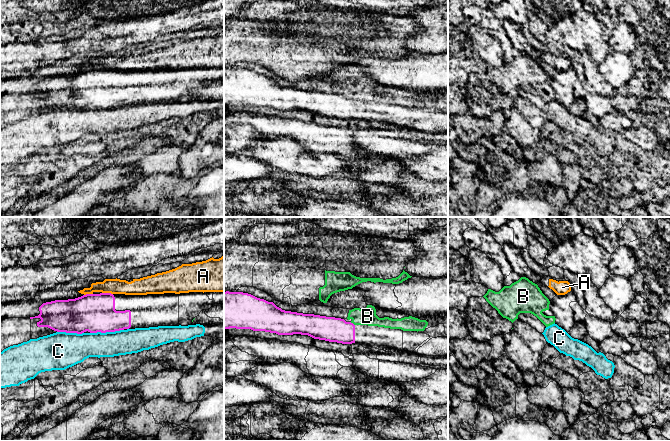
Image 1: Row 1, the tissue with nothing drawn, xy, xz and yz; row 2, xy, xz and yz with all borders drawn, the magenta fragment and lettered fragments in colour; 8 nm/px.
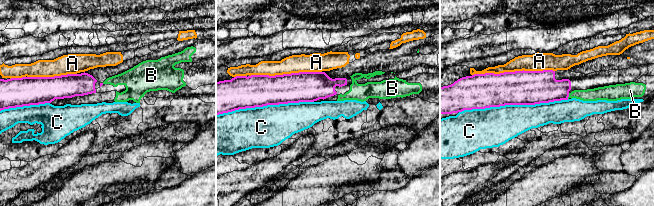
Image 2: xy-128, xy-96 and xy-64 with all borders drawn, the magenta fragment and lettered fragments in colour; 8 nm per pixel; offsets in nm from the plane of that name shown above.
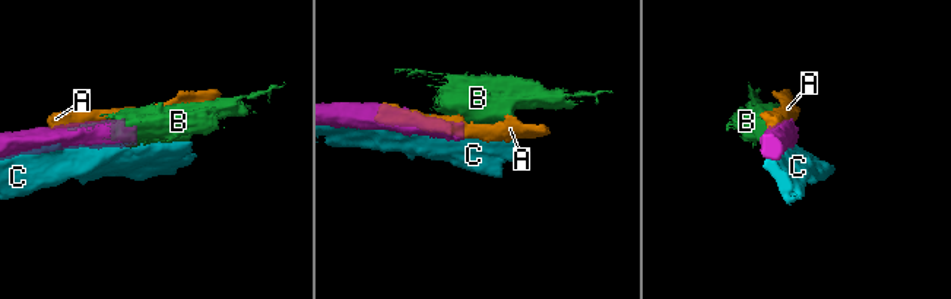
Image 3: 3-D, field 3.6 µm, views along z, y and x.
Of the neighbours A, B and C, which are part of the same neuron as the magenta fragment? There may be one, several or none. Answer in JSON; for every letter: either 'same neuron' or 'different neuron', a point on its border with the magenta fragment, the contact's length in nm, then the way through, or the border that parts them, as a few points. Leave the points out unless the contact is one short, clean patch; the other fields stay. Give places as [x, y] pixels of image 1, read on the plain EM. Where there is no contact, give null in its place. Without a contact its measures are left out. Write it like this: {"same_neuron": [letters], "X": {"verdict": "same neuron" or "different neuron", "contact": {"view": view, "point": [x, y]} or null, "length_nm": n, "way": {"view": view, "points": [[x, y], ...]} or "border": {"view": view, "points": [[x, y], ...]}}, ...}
{"same_neuron": [], "A": {"verdict": "different neuron", "contact": {"view": "xy", "point": [107, 69]}, "length_nm": 90}, "B": {"verdict": "different neuron", "contact": {"view": "xz", "point": [352, 99]}, "length_nm": 50, "border": {"view": "xz", "points": [[350, 98], [354, 101]]}}, "C": {"verdict": "different neuron", "contact": {"view": "xy", "point": [106, 107]}, "length_nm": 280}}

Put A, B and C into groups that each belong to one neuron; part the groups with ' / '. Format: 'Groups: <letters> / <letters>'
Groups: A / B / C

